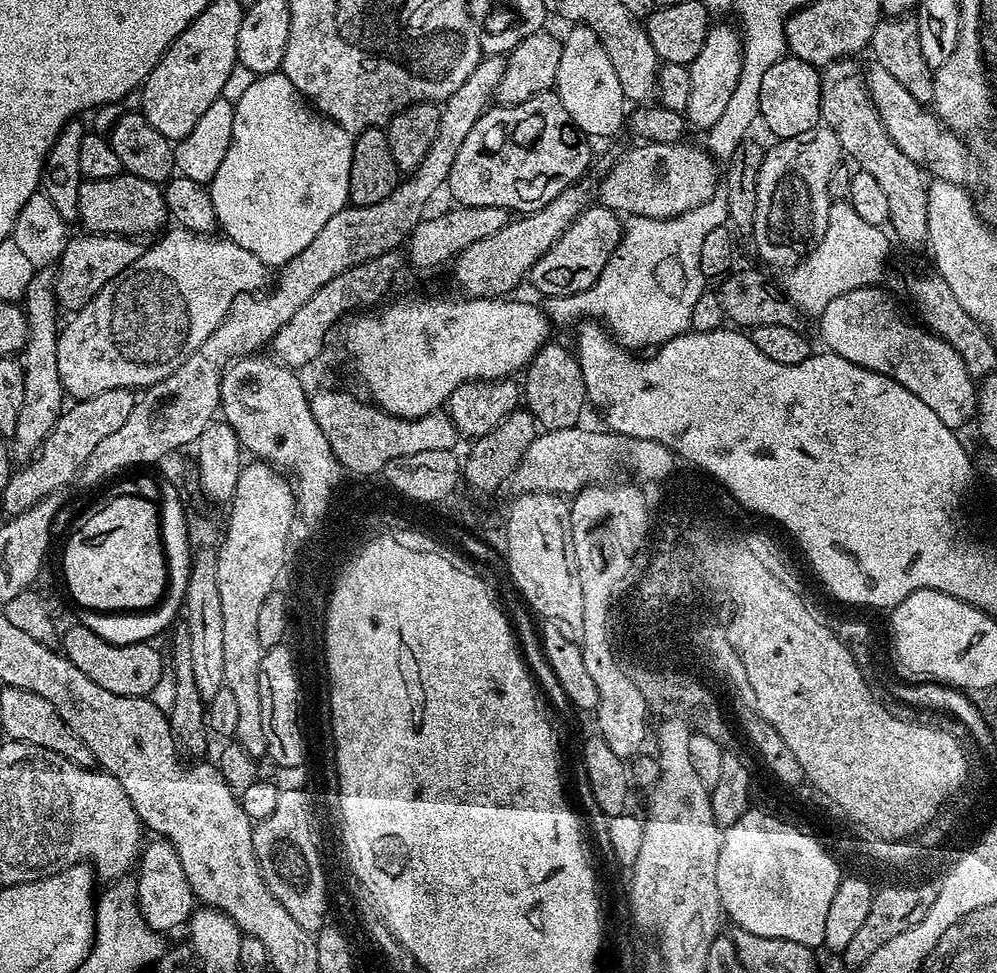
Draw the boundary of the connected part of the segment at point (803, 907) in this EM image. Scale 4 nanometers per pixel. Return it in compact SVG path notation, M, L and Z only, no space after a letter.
M749 810L729 828L723 829L718 854L718 894L725 917L733 921L735 927L746 930L762 938L782 938L786 942L798 942L802 946L816 950L826 938L826 917L830 901L838 891L840 881L836 878L836 864L800 832L792 832L776 816L769 816L761 810Z

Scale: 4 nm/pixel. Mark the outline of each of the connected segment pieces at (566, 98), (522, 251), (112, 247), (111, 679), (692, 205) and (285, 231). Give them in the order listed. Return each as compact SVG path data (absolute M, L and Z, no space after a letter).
M582 23L569 28L572 29L562 36L562 59L558 61L554 91L562 106L566 106L566 114L570 114L574 126L585 137L612 136L626 124L622 82L618 82L618 74L610 62L610 54L606 54L606 46L602 46L600 35Z
M584 182L570 185L558 198L554 198L537 212L529 212L519 218L509 219L498 234L490 238L482 238L466 250L462 250L454 261L456 267L456 280L465 297L468 298L504 298L512 292L520 283L525 283L526 277L531 273L534 262L562 238L562 234L573 224L584 211L588 200L588 188Z
M107 234L73 235L68 245L62 250L60 259L56 261L56 302L68 314L75 314L84 308L126 266L138 259L144 252L145 245L139 239L130 236L109 236Z
M79 622L73 623L73 628L63 633L62 652L68 657L82 674L86 674L102 690L110 690L110 694L122 694L123 696L151 697L152 691L157 686L161 677L166 672L166 660L160 657L156 648L151 648L151 643L139 643L128 645L112 645L103 641L98 634L88 630Z
M640 142L637 143L637 148L632 148L604 177L600 180L600 200L599 203L603 207L609 208L610 211L617 214L623 214L625 217L631 218L634 216L645 216L646 218L658 218L665 220L666 218L674 218L686 214L686 210L694 210L698 206L702 206L711 196L717 195L718 188L716 188L716 167L717 161L703 147L695 148L689 142L677 142L675 144L658 144L655 142Z
M283 71L256 77L254 82L250 82L246 94L242 94L242 98L238 98L233 112L233 138L229 144L229 149L226 150L222 164L218 167L218 172L214 174L210 183L214 214L219 231L227 239L232 240L238 246L242 246L242 250L253 252L259 260L268 262L271 262L271 260L277 260L277 262L292 260L301 247L308 244L314 238L314 234L318 234L318 230L322 230L322 226L326 226L326 222L330 218L334 218L334 214L338 214L338 210L349 207L348 191L350 190L353 133L348 132L342 126L338 126L329 116L325 116L323 112L313 107L305 97L300 95L300 92L294 86L294 82L290 82L290 78L284 76Z

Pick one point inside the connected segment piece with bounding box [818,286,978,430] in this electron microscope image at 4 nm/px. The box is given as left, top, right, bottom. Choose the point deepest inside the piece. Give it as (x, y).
(863, 326)

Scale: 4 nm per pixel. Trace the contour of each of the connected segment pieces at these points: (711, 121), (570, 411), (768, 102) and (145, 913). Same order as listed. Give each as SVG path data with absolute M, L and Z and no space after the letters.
M731 23L711 25L706 42L702 46L702 54L698 54L696 63L691 65L690 98L686 109L686 120L701 130L713 128L720 123L726 105L734 94L734 86L738 86L738 74L742 74L742 56L744 54L743 39Z
M555 342L545 344L539 352L536 352L527 368L523 369L523 376L523 403L541 429L553 432L575 428L581 423L580 415L588 404L586 382L582 378L579 360L569 349L567 352L562 345Z
M791 54L774 62L766 74L762 74L760 87L759 119L773 132L776 140L794 138L814 130L821 123L820 99L822 98L821 69L815 64L802 62Z
M152 838L143 845L138 857L136 878L136 904L144 921L155 932L168 934L171 928L185 923L194 911L194 897L190 890L190 882L186 882L186 870L182 870L182 862L178 862L178 854L174 846L166 839Z

